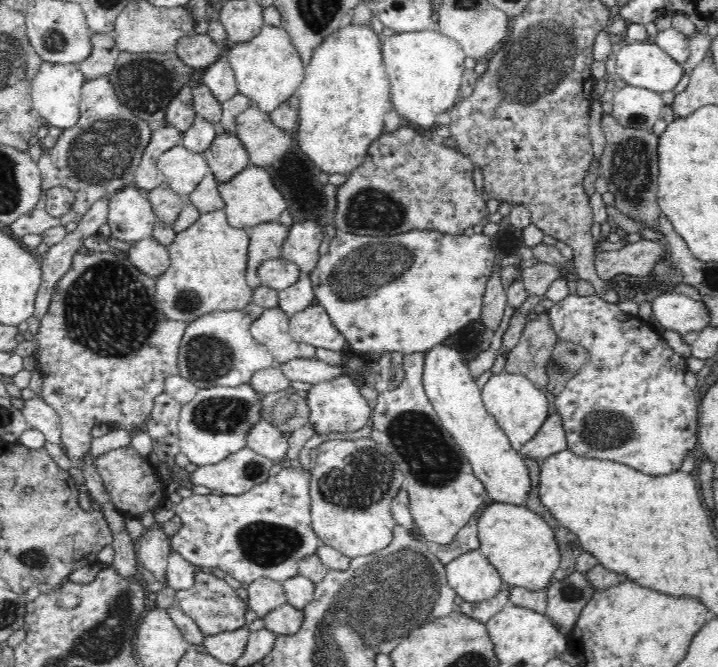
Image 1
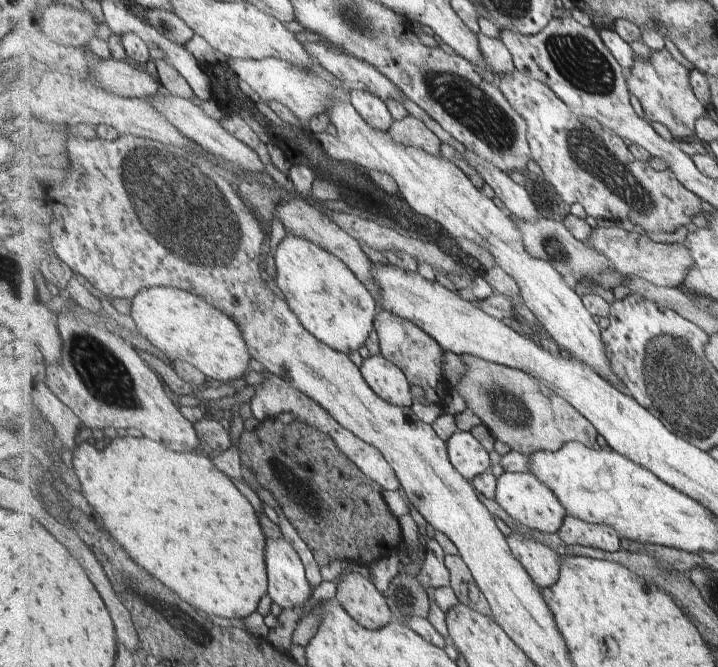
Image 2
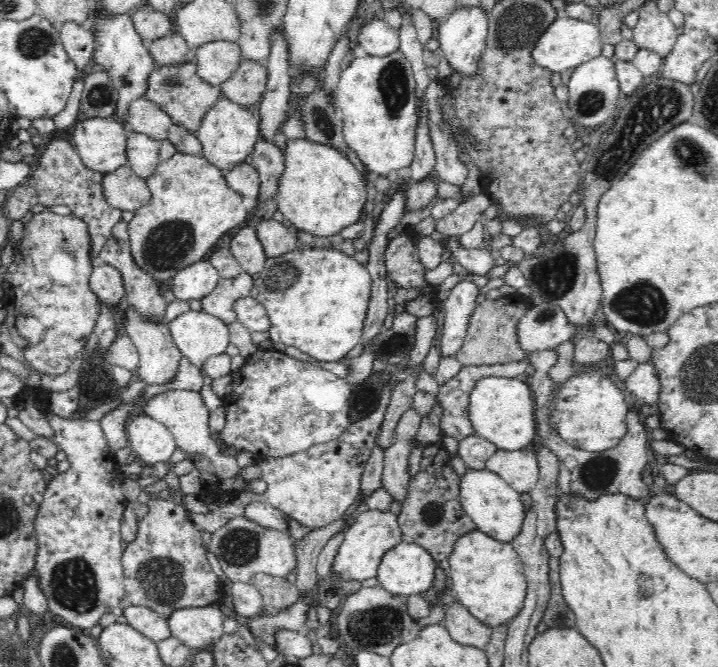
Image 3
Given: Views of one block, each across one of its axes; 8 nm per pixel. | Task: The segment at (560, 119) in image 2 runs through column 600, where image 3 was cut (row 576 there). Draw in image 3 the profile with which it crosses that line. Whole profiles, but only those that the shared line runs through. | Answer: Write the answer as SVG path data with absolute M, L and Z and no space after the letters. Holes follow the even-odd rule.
M151 497L147 502L148 514L137 521L137 529L133 539L126 542L122 549L121 575L124 580L125 604L145 606L160 616L166 617L174 609L188 607L205 607L215 604L222 592L222 584L212 571L205 550L202 547L202 535L190 521L189 512L182 505L171 499Z

